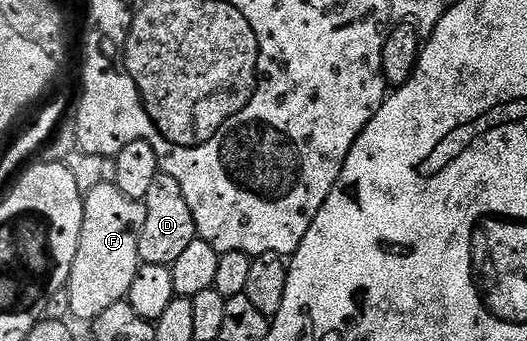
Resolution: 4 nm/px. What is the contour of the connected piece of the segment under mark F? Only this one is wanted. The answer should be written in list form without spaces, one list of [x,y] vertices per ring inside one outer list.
[[[107,180],[100,186],[86,191],[83,200],[83,223],[77,256],[73,260],[71,279],[66,292],[71,305],[70,317],[80,318],[87,324],[94,323],[105,308],[124,301],[140,268],[139,233],[145,224],[145,208],[142,202],[125,196],[115,187],[114,181]]]

